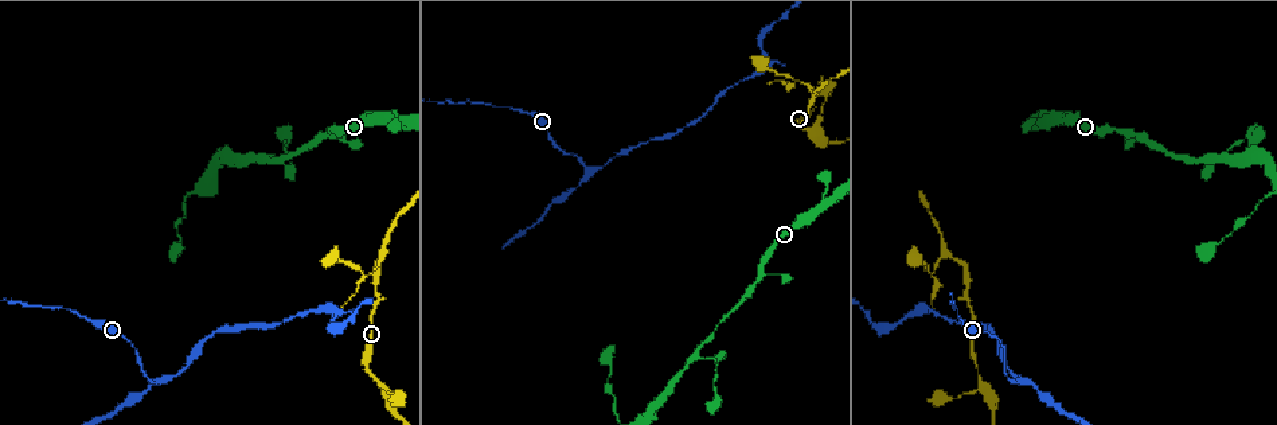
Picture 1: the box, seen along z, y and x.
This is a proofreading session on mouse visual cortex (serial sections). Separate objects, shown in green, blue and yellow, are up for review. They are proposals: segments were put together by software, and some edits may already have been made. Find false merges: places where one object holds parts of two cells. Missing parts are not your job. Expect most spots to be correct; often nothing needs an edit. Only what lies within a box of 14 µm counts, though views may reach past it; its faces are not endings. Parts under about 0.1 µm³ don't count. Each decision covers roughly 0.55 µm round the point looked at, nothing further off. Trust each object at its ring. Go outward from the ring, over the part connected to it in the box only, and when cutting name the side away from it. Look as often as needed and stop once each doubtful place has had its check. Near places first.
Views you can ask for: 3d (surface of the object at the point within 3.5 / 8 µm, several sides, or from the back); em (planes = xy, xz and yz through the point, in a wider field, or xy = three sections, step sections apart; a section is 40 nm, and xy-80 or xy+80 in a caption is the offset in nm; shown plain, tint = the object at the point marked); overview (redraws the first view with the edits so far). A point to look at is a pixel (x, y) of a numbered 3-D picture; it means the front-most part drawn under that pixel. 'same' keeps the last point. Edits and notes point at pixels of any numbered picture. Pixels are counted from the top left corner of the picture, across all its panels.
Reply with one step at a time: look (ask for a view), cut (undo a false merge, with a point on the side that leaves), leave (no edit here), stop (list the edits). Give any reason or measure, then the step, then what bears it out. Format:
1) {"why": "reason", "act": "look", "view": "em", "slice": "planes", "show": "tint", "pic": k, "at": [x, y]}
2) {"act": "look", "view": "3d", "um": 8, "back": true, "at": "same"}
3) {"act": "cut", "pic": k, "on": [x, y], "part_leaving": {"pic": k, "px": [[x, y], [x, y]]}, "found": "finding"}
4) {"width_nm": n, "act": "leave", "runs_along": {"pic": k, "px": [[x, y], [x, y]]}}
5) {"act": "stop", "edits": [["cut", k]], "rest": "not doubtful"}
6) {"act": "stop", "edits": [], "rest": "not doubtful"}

{"why": "arms part here", "act": "look", "view": "3d", "um": 3.5, "pic": 1, "at": [810, 128]}

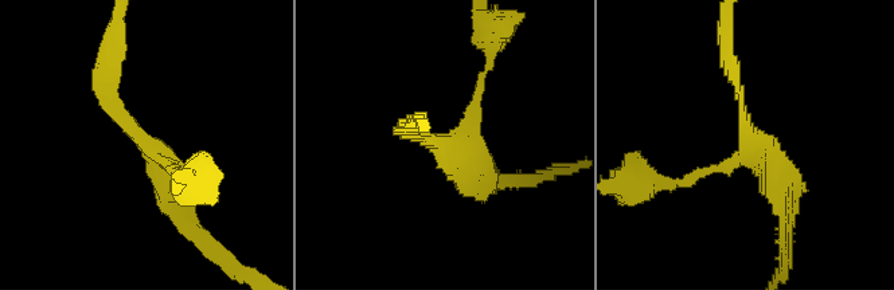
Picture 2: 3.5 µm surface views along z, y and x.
{"arms": 3, "arm_widths_nm": [150, 150, 350], "why": "now the EM", "act": "look", "view": "em", "slice": "xy", "step": 3, "show": "tint", "pic": 2, "at": [437, 142]}

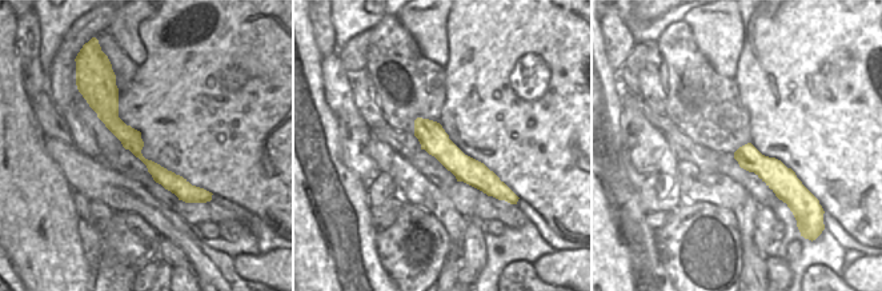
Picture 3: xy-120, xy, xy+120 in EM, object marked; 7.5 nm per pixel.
{"width_nm": 220, "act": "leave", "runs_along": {"pic": 2, "px": [[113, 55], [109, 105], [179, 175]]}, "found": "continuous, no second cell"}

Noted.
{"why": "abrupt turn", "act": "look", "view": "3d", "um": 3.5, "pic": 1, "at": [934, 271]}

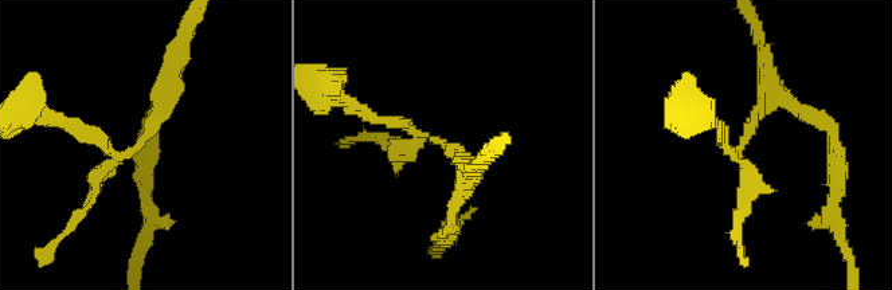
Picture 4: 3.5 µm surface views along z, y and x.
{"why": "need the tissue", "act": "look", "view": "em", "slice": "xy", "step": 3, "show": "tint", "pic": 4, "at": [737, 149]}

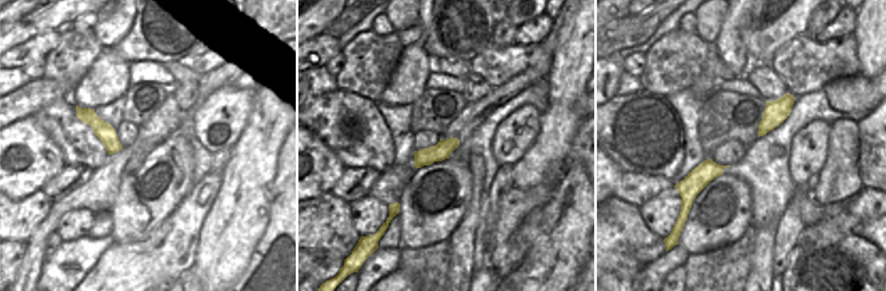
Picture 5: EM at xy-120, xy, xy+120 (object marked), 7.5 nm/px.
{"act": "leave", "runs_along": {"pic": 4, "px": [[462, 177], [458, 151], [351, 106]]}, "found": "continuous, no second cell"}

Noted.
{"why": "three arms meet", "act": "look", "view": "3d", "um": 3.5, "pic": 1, "at": [161, 381]}

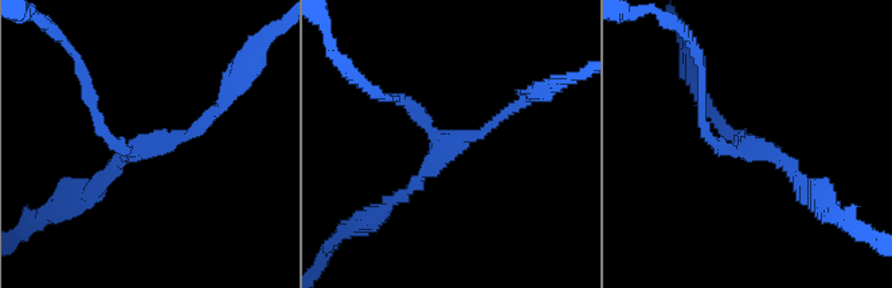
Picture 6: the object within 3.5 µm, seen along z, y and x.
{"arms": 3, "arm_widths_nm": [150, 150, 150], "why": "need the tissue", "act": "look", "view": "em", "slice": "xy", "step": 1, "show": "tint", "pic": 6, "at": [748, 150]}

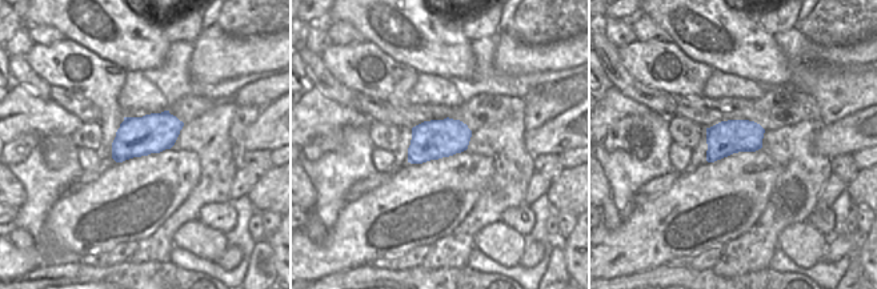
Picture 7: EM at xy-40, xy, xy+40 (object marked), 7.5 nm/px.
{"act": "leave", "found": "all the same cell"}

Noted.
{"why": "sharp bend", "act": "look", "view": "3d", "um": 3.5, "pic": 1, "at": [769, 63]}

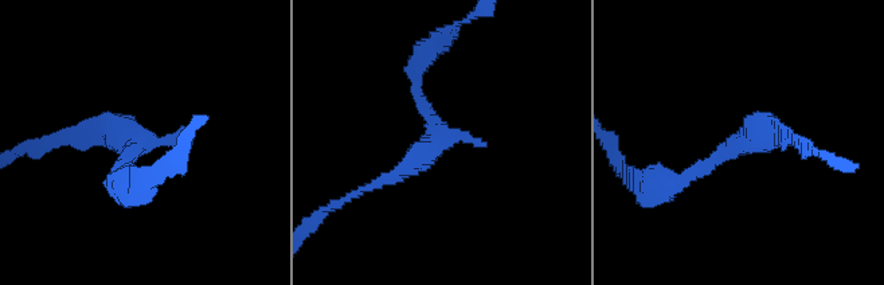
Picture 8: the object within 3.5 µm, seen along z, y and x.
{"act": "look", "view": "em", "slice": "xy", "step": 5, "show": "tint", "pic": 8, "at": [739, 141]}

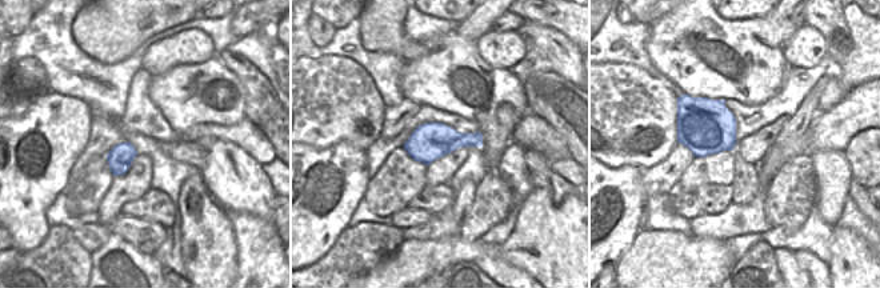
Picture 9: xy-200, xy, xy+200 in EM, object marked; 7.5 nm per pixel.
{"act": "leave", "runs_along": {"pic": 8, "px": [[371, 187], [437, 143], [417, 67]]}, "found": "all the same cell"}

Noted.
{"why": "sharp bend", "act": "look", "view": "3d", "um": 8, "pic": 1, "at": [265, 160]}

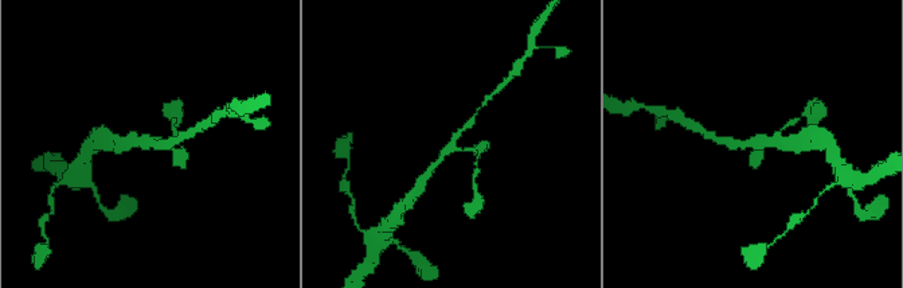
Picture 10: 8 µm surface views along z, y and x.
{"act": "look", "view": "em", "slice": "xy", "step": 1, "show": "tint", "pic": 10, "at": [756, 144]}

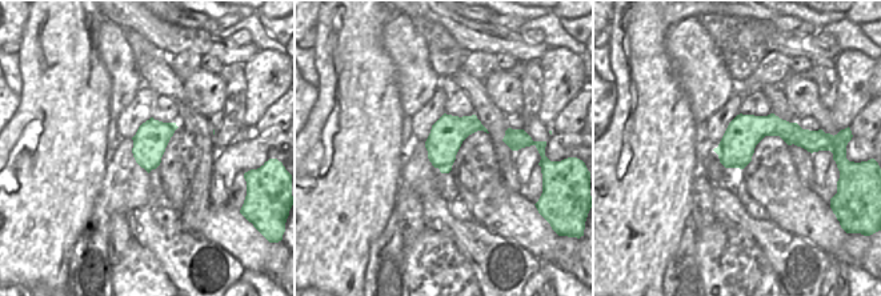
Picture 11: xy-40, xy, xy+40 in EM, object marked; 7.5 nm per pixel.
{"act": "leave", "runs_along": {"pic": 11, "px": [[812, 140], [753, 128], [719, 150]]}, "found": "all the same cell"}

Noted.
{"act": "stop", "edits": [], "rest": "not doubtful"}

